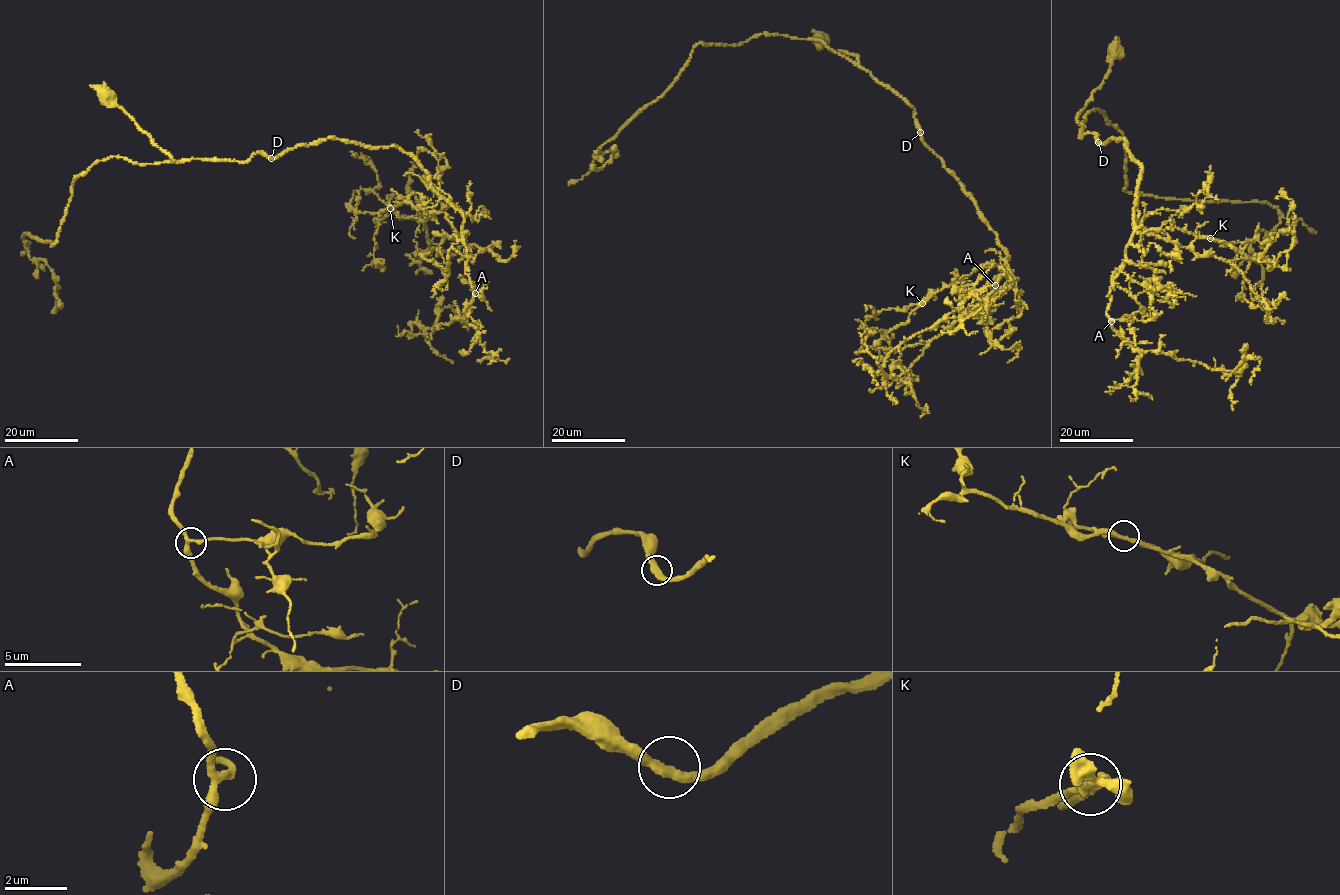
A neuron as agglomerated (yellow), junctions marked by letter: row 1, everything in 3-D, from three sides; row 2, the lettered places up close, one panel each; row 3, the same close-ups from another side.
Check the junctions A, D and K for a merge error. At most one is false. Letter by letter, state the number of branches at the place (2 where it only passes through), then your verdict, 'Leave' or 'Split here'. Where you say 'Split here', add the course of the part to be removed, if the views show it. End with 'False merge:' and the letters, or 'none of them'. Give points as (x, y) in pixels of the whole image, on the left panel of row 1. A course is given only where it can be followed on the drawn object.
A: Branches: 3. Leave
D: Branches: 2. Leave
K: Branches: 2. Leave
False merge: none of them

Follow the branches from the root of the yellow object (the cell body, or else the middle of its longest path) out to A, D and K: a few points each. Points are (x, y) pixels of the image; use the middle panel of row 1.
A: (822, 39), (855, 55), (913, 107), (921, 140), (971, 197), (1007, 255), (1017, 278), (999, 276), (995, 285)
D: (822, 39), (837, 52), (855, 55), (861, 67), (904, 98), (913, 108), (920, 132)
K: (822, 39), (855, 55), (913, 107), (921, 140), (971, 197), (1007, 255), (1006, 266), (978, 267), (922, 303)

